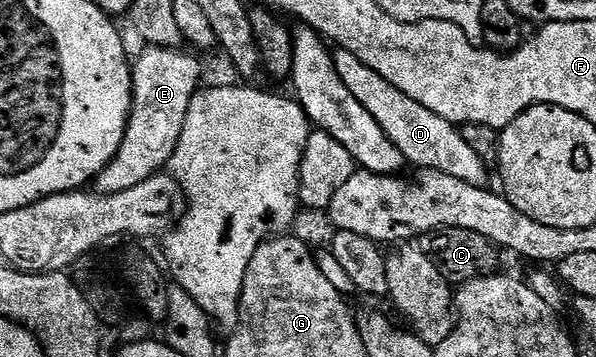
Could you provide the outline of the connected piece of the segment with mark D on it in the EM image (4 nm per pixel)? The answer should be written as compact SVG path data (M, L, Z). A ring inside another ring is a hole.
M335 49L332 55L334 67L344 88L348 88L348 92L356 96L356 100L364 106L372 120L376 120L376 124L384 128L388 140L392 140L392 144L400 148L411 167L414 165L414 168L423 170L448 172L448 176L456 176L456 180L464 180L473 186L487 185L487 163L476 152L472 152L472 148L468 148L461 129L455 123L436 116L436 112L428 112L424 104L416 104L416 100L404 96L404 92L388 84L384 76L372 72L372 68L356 60L352 52Z

